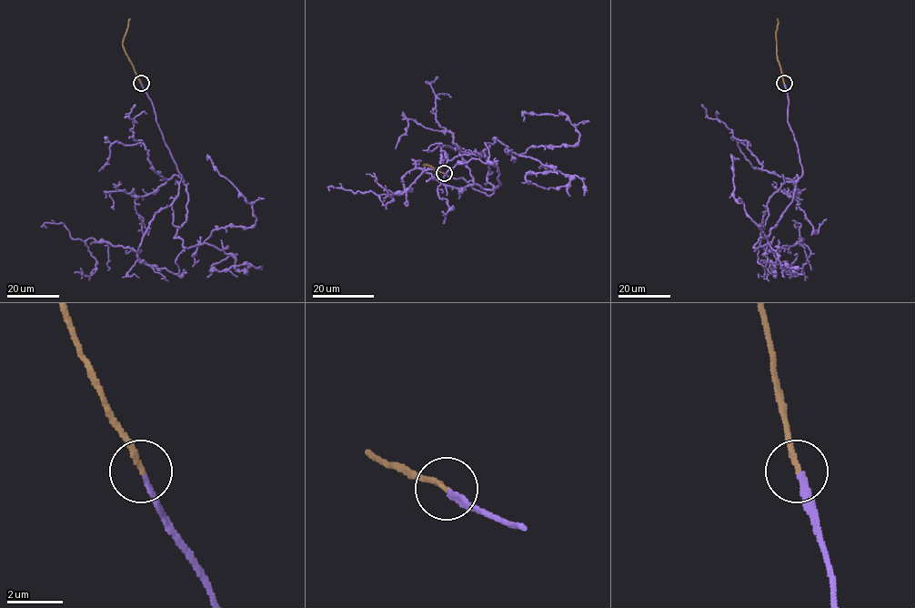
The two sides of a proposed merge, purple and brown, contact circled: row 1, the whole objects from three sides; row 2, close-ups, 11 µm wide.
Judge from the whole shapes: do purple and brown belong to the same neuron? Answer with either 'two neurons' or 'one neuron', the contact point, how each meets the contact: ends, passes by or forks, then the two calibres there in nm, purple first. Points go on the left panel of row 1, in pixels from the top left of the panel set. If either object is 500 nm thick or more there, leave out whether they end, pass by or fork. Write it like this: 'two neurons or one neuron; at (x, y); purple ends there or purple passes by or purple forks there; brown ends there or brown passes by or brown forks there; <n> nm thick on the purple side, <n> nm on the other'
one neuron; at (141, 83); purple ends there; brown ends there; 200 nm thick on the purple side, 190 nm on the other

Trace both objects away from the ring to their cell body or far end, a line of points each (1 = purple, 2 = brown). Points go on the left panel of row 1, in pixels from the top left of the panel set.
1: (141, 84), (186, 186), (186, 219), (174, 238), (186, 248), (216, 228), (256, 223), (252, 205), (208, 159)
2: (141, 84), (123, 45), (130, 18)

